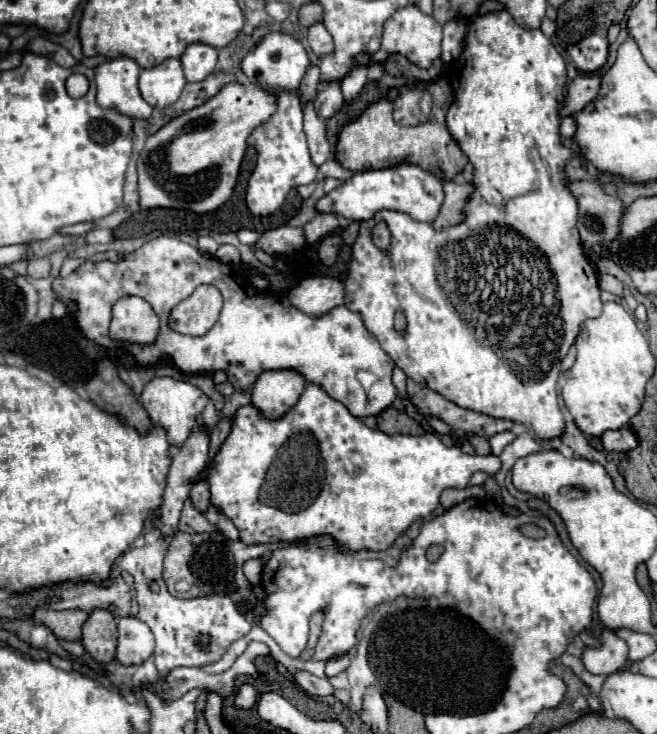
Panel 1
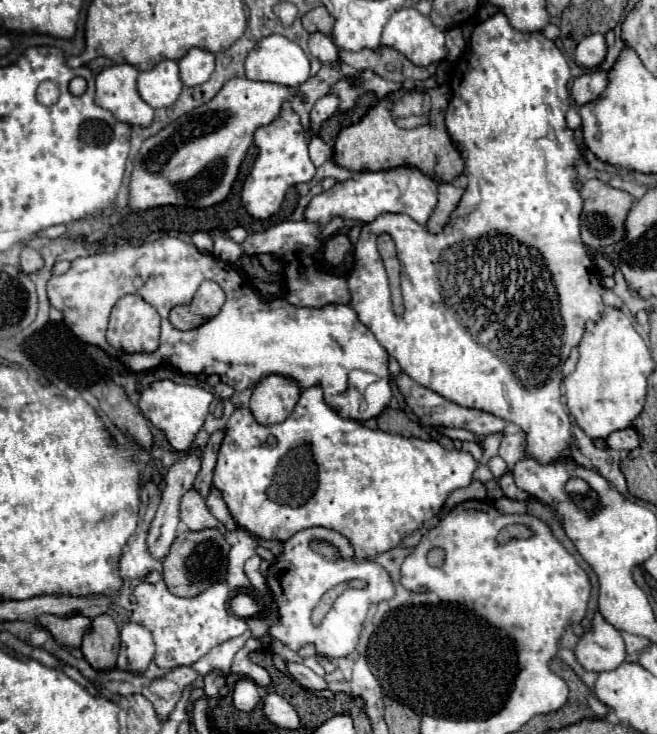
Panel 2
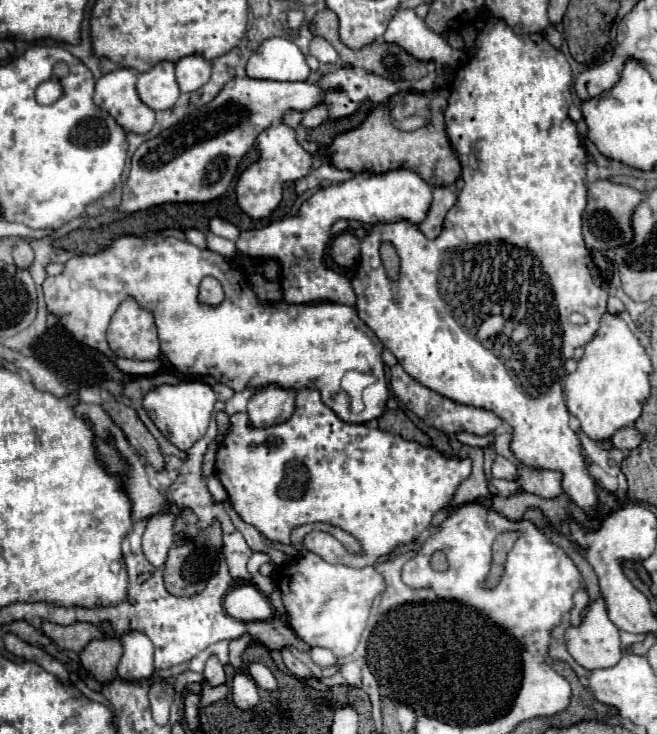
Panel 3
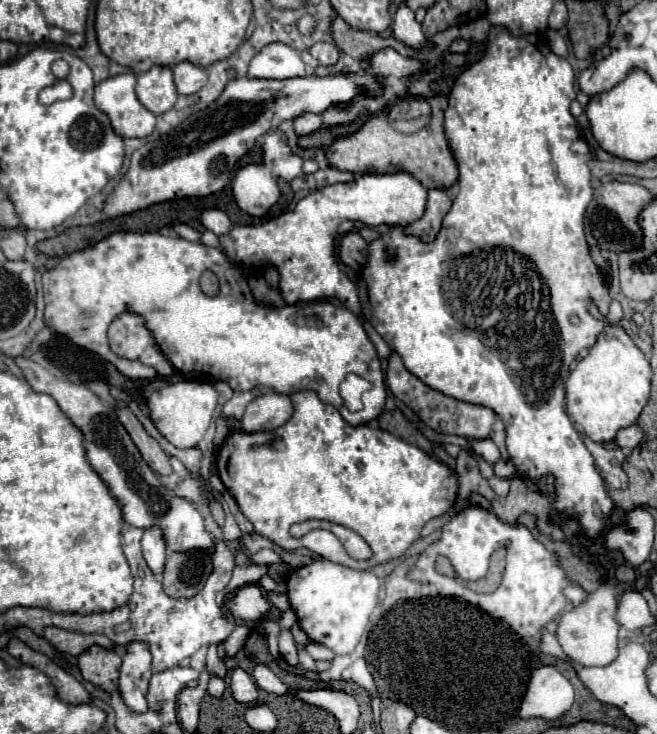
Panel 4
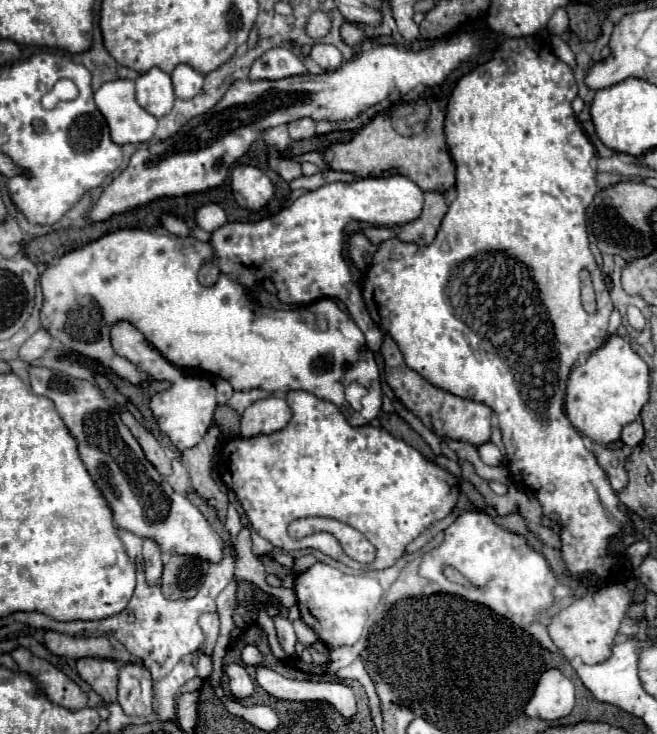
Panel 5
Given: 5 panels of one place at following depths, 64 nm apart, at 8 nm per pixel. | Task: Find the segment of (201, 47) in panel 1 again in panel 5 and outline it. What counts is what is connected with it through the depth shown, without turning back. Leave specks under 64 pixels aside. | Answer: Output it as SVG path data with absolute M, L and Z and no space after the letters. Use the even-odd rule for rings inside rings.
M180 64L174 68L172 72L172 84L174 84L174 94L182 100L190 100L194 98L204 84L204 76L198 74L196 70L192 70L186 64Z

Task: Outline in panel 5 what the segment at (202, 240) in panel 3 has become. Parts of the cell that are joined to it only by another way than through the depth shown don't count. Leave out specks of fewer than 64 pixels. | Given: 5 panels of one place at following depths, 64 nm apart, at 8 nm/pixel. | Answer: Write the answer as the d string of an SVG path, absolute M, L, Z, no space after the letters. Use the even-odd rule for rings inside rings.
M162 214L160 216L160 224L168 230L168 232L172 232L172 234L176 234L176 236L188 236L190 232L188 232L188 226L180 220L180 218L176 218L174 214Z

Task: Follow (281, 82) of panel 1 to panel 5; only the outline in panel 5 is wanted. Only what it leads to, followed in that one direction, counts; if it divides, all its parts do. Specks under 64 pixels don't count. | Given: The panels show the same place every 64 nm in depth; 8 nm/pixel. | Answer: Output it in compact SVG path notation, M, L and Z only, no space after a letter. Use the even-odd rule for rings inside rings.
M270 48L264 56L260 56L250 70L250 80L276 80L288 78L296 74L306 74L306 66L290 48Z

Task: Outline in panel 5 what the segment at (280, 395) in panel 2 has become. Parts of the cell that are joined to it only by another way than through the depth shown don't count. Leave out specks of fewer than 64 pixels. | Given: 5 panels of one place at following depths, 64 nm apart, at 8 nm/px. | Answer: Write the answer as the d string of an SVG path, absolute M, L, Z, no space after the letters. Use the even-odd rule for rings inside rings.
M270 396L266 400L258 400L246 408L240 422L240 436L254 438L258 434L274 434L282 430L292 418L290 406L280 396Z

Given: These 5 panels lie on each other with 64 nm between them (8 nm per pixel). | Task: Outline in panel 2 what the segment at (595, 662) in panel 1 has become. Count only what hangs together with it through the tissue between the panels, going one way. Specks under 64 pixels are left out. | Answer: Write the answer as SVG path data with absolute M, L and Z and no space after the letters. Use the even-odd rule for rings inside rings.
M596 612L590 630L580 636L574 654L584 670L606 672L624 662L626 648L620 632L608 624L600 612Z

